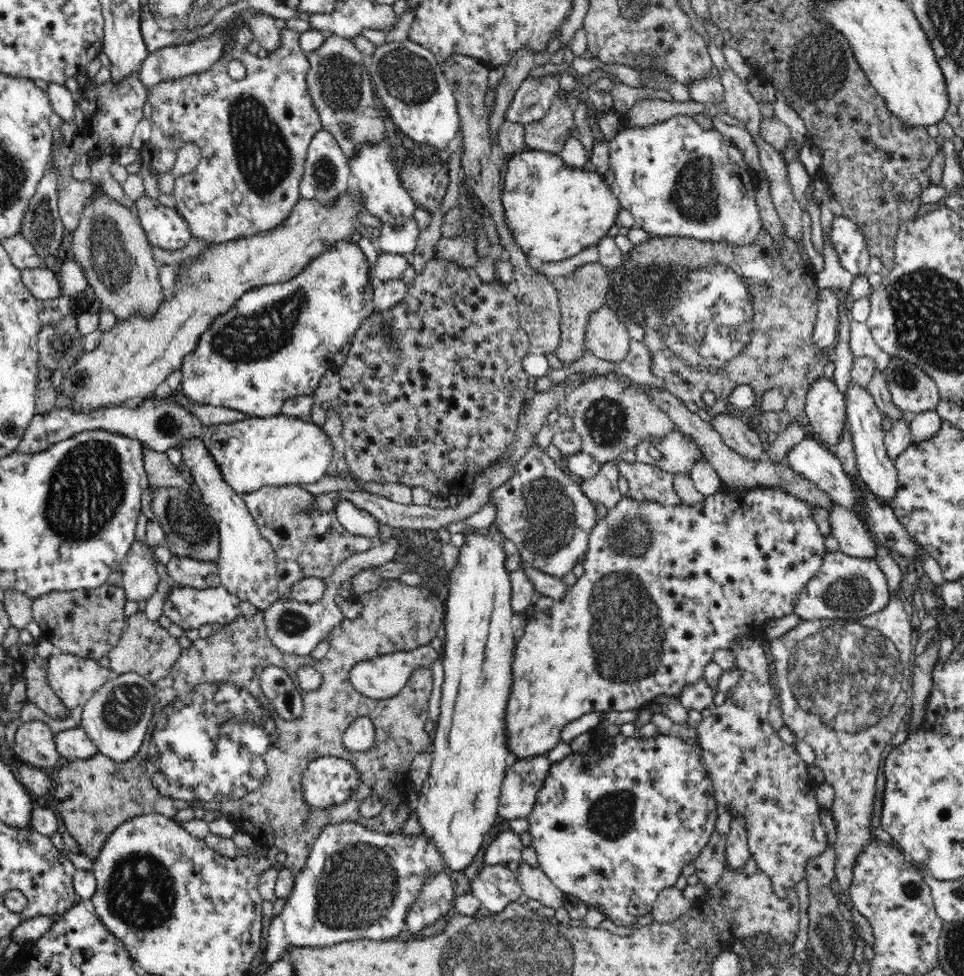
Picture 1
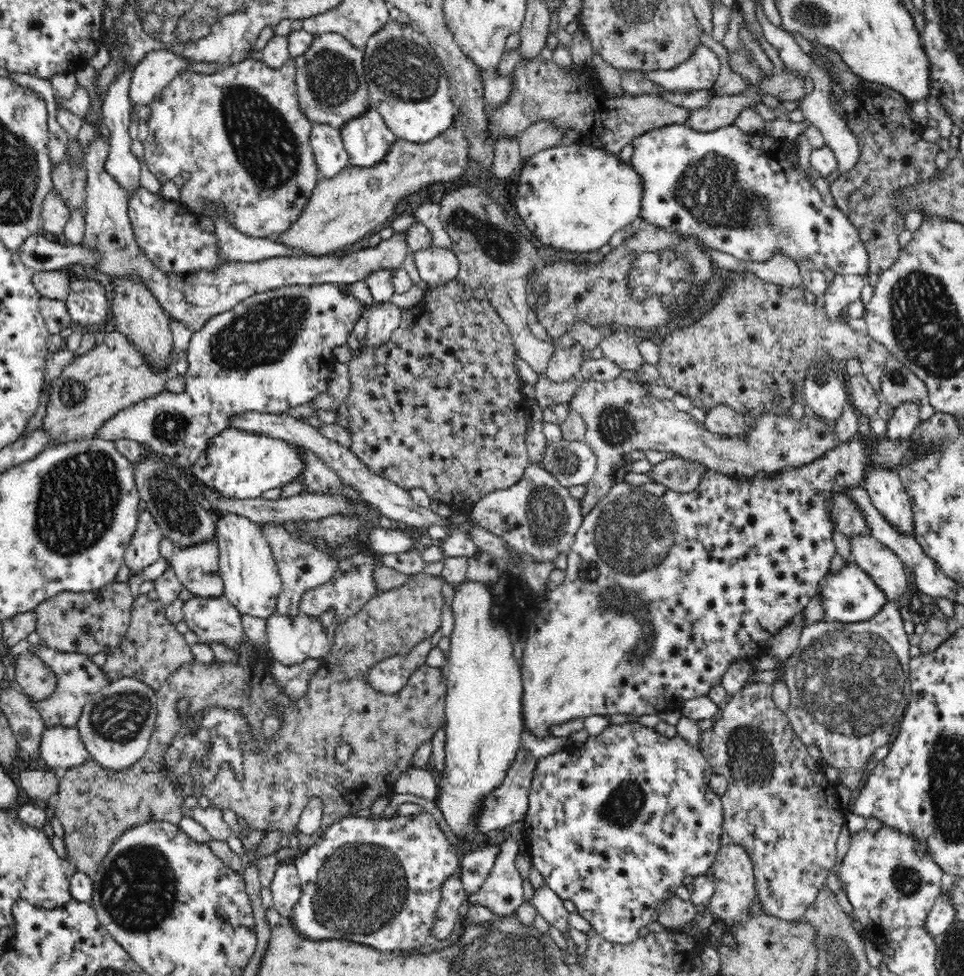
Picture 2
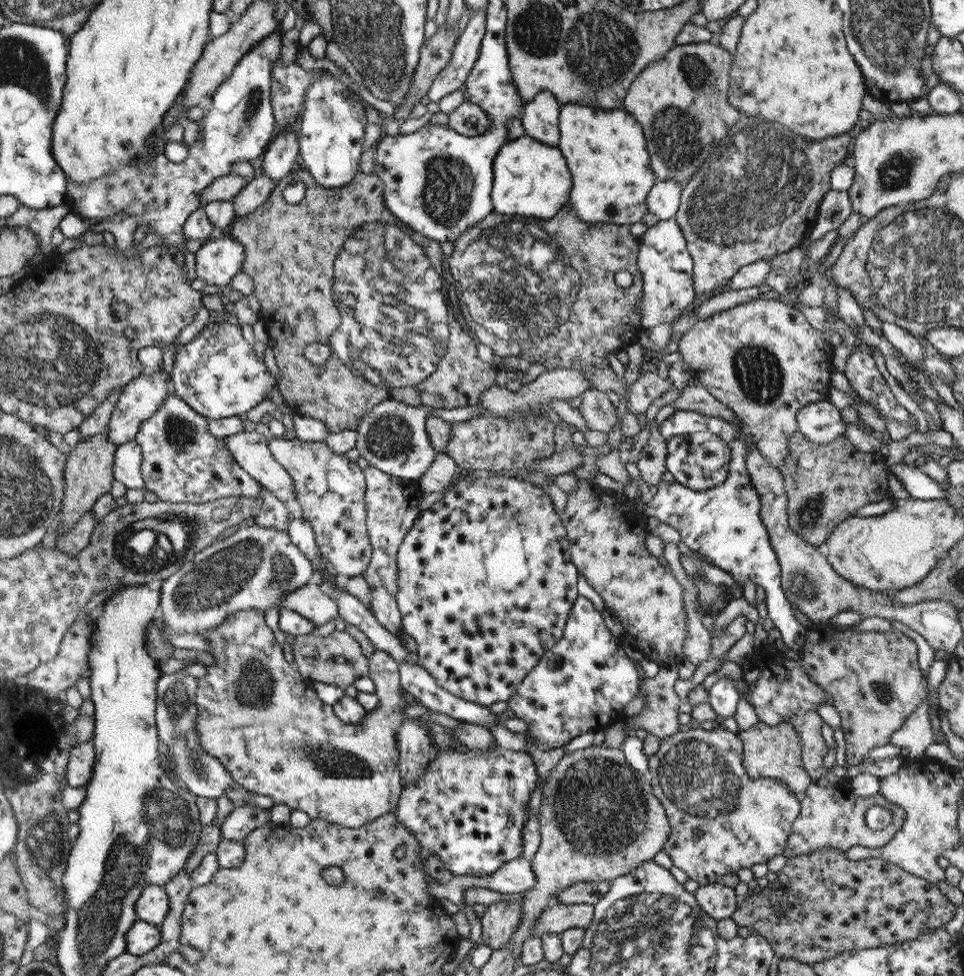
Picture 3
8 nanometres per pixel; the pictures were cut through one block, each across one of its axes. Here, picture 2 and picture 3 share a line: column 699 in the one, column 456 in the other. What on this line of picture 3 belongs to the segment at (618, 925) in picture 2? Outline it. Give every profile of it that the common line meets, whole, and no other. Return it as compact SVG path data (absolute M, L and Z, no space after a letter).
M466 746L457 747L456 749L452 749L452 751L446 751L444 749L440 753L435 753L435 756L428 763L428 767L426 767L422 778L403 785L400 799L398 799L398 804L394 810L395 820L399 824L402 824L408 833L413 834L413 838L423 848L426 854L435 855L444 864L444 868L450 870L452 875L474 877L491 876L502 864L510 863L522 855L524 843L523 831L529 817L528 802L530 802L530 798L536 789L538 776L538 770L536 769L532 755L526 753L526 751L492 746L490 746L490 749L486 749L486 751L469 749Z

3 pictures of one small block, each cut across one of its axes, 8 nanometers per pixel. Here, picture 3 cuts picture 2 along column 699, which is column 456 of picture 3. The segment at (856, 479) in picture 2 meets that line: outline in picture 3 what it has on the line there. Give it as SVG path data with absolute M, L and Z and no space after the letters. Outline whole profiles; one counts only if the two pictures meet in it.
M493 477L460 479L459 482L444 494L442 500L434 502L428 510L422 511L414 521L412 528L406 533L397 552L397 606L401 615L403 632L412 636L418 646L415 654L418 662L438 686L476 704L489 707L495 702L507 702L514 695L518 685L525 676L538 664L544 653L552 648L563 635L566 622L570 617L572 605L578 598L578 570L572 562L569 540L565 526L545 488L536 487L516 477Z

